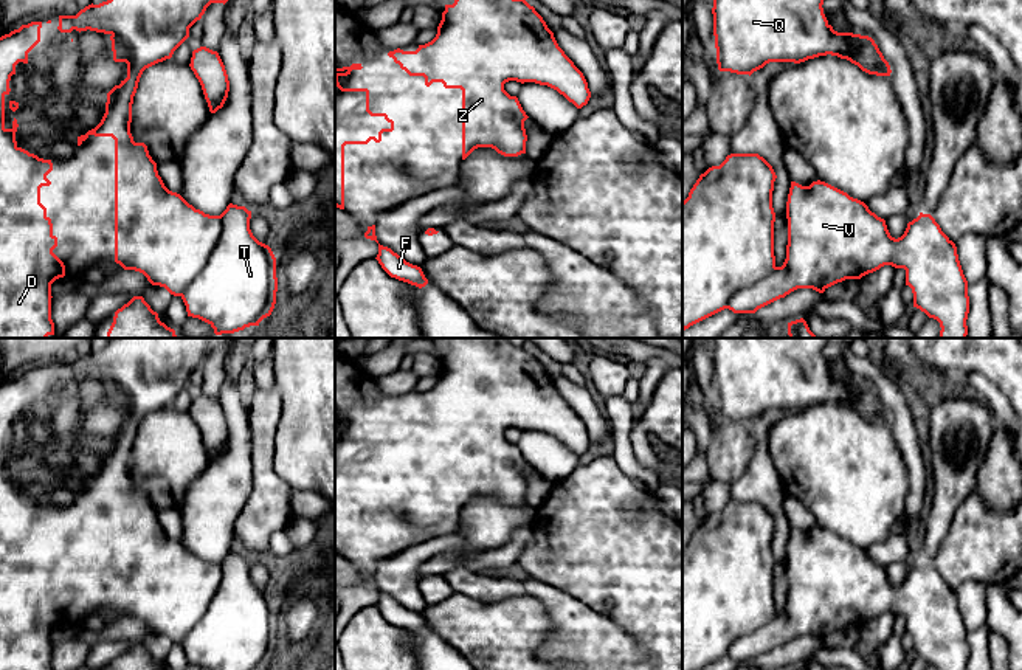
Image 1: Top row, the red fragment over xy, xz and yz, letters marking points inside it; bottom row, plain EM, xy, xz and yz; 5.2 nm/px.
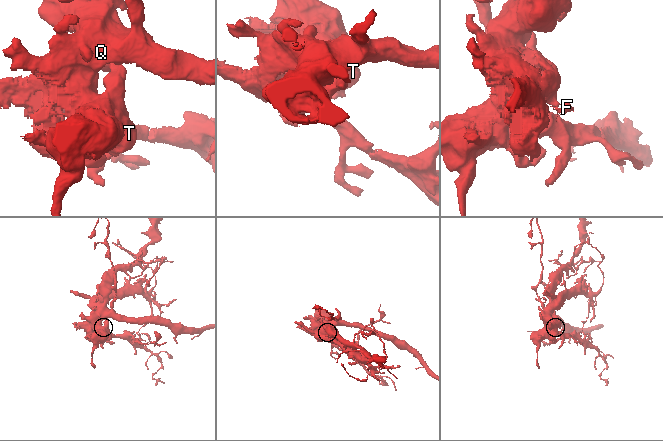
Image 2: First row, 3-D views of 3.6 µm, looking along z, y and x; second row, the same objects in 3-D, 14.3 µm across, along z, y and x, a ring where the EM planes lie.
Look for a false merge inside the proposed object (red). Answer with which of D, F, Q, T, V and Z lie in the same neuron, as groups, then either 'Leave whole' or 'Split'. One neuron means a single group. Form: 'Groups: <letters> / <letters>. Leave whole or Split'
Groups: D F Q T V Z. Leave whole

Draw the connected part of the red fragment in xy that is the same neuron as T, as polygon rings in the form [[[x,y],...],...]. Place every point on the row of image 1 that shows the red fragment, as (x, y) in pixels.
[[[107,0],[88,5],[76,16],[59,16],[60,33],[96,31],[110,36],[115,62],[127,64],[127,78],[107,93],[105,113],[101,123],[78,136],[81,146],[90,135],[115,140],[115,262],[124,270],[143,273],[152,285],[164,287],[180,296],[188,316],[208,323],[216,335],[234,333],[270,316],[276,304],[278,278],[276,257],[271,248],[259,242],[251,230],[251,211],[230,203],[220,216],[209,216],[189,205],[180,194],[169,191],[157,171],[144,143],[135,143],[130,133],[132,104],[143,71],[171,59],[174,51],[189,37],[189,28],[202,19],[211,3],[228,0]]]

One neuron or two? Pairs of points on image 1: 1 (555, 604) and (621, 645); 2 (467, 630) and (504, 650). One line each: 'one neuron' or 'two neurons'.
1: one neuron
2: one neuron

